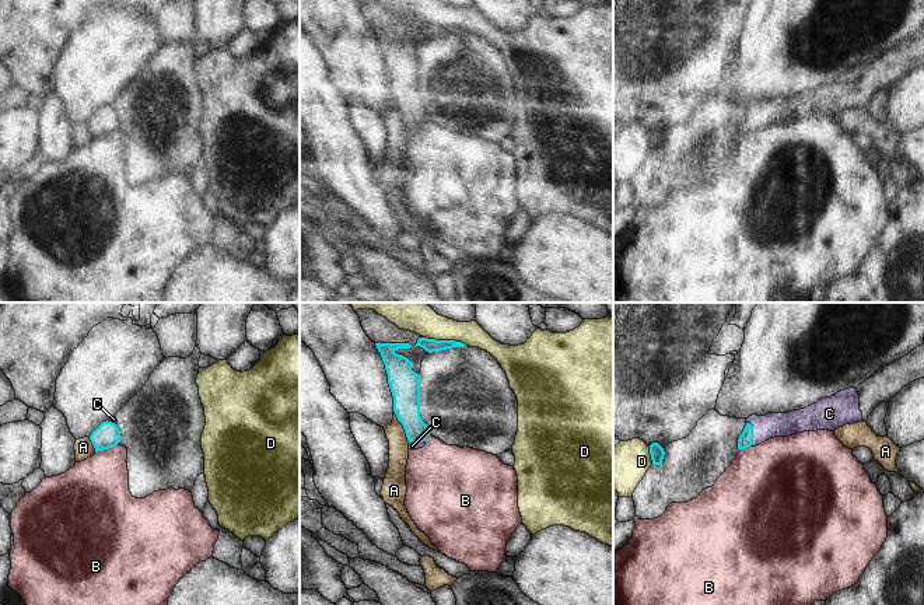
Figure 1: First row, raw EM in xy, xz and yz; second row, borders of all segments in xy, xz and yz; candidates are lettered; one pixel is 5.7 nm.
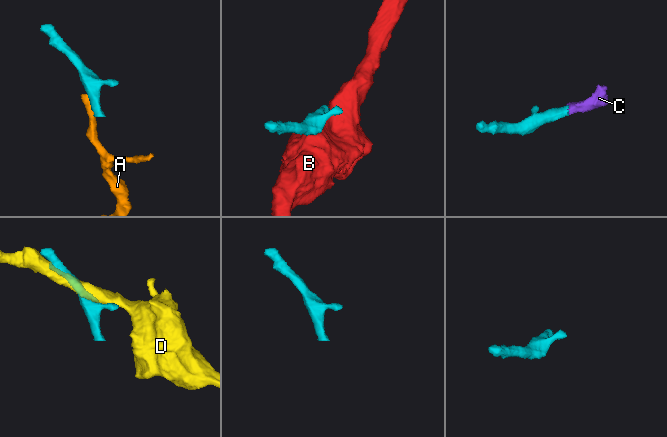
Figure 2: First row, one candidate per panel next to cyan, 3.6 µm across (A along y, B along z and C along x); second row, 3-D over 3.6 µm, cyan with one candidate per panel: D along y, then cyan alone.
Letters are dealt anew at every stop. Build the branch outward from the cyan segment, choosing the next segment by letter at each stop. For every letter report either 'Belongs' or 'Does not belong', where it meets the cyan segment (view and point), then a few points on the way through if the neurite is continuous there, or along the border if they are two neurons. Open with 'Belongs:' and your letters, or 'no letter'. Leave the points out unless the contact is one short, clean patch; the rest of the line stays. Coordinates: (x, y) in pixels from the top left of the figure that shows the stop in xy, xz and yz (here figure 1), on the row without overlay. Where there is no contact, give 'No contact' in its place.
Belongs: C
A: Does not belong. Touches cyan at xz (402, 111). Boundary: xz (394, 97), (409, 128)
B: Does not belong. Touches cyan at xy (105, 135)
C: Belongs. Touches cyan at yz (752, 119)
D: Does not belong. Touches cyan at xz (445, 27)

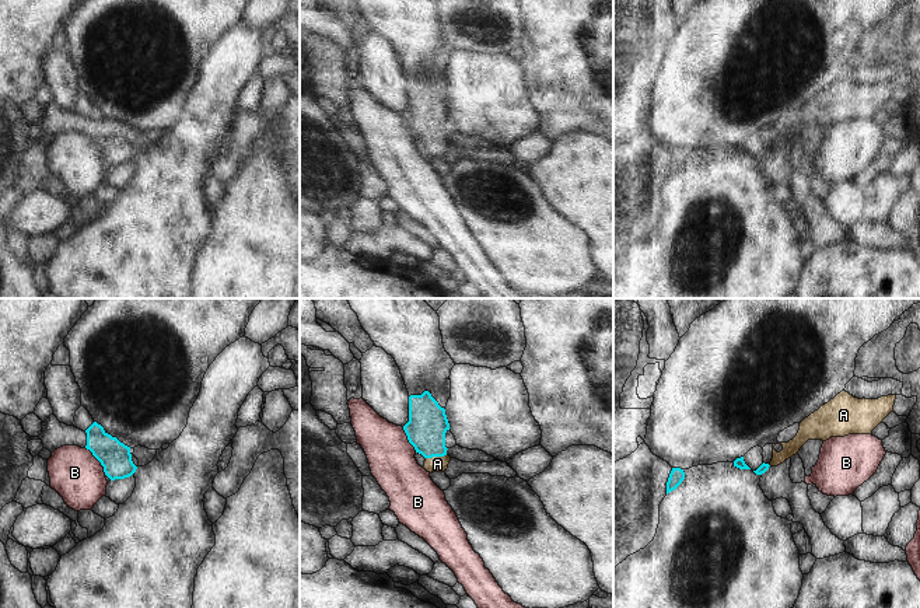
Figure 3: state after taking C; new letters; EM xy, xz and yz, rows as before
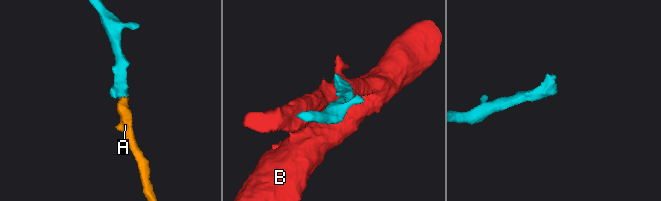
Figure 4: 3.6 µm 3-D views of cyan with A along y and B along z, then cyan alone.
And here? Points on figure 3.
Belongs: A
A: Belongs. Touches cyan at xz (436, 142). Path across: xz (427, 111), (427, 123), (436, 142), (437, 150)
B: Does not belong. Touches cyan at xy (98, 146). Boundary: xy (86, 133), (100, 149), (105, 160)

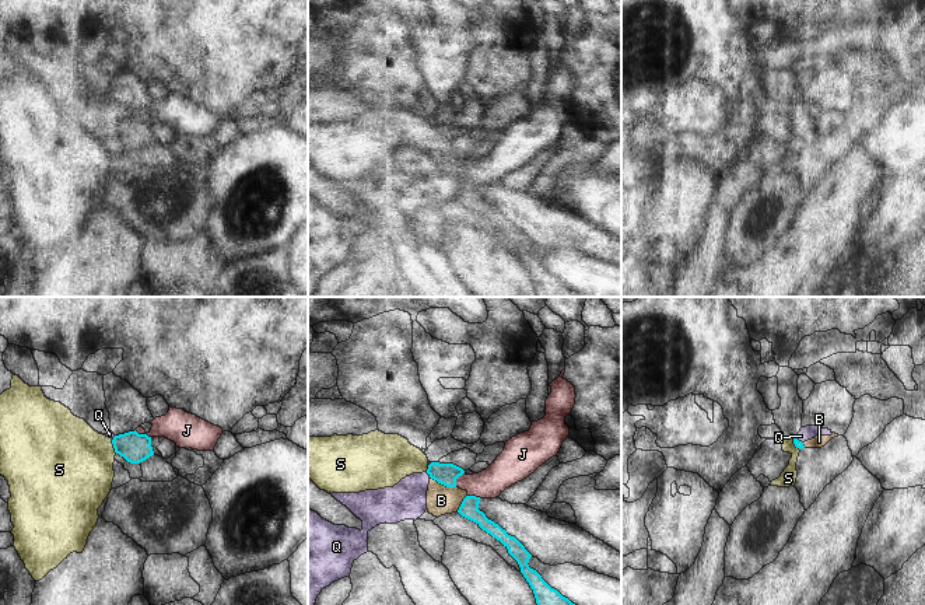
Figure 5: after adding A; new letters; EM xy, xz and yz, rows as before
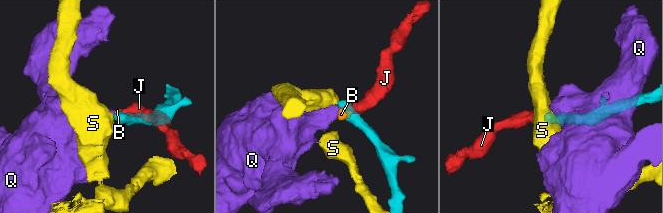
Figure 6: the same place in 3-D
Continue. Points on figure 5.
Belongs: no letter
B: Does not belong. Touches cyan at xz (442, 170). Boundary: xz (430, 163), (447, 172), (455, 174)
J: Does not belong. Touches cyan at xy (143, 121). Boundary: xy (135, 116), (150, 123)
Q: Does not belong. Touches cyan at xz (428, 160). Boundary: xz (426, 158), (430, 163)
S: Does not belong. Touches cyan at xy (114, 133). Boundary: xy (111, 126), (116, 139)

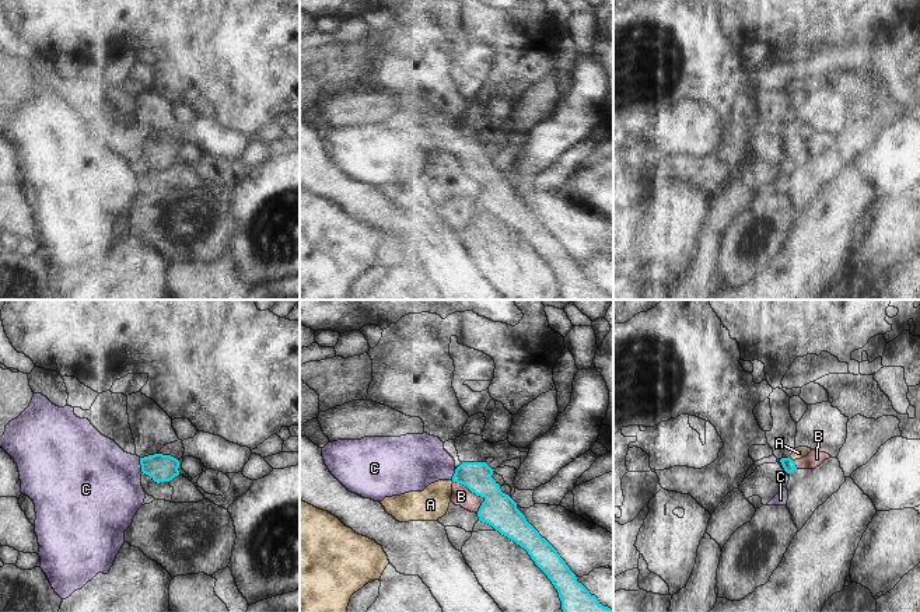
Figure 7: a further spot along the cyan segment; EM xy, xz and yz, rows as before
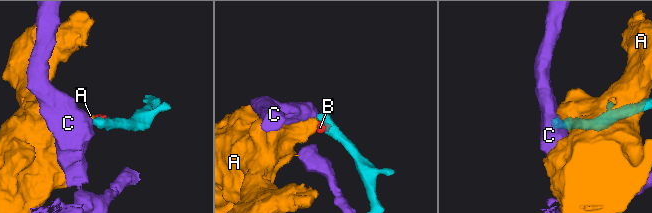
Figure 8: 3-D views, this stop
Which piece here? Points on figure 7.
Belongs: no letter
A: Does not belong. Touches cyan at yz (790, 144). Boundary: yz (789, 143), (794, 147)
B: Does not belong. Touches cyan at xz (476, 181). Boundary: xz (454, 167), (465, 171), (483, 185), (478, 199)
C: Does not belong. Touches cyan at xy (140, 150). Boundary: xy (139, 144), (143, 158)

